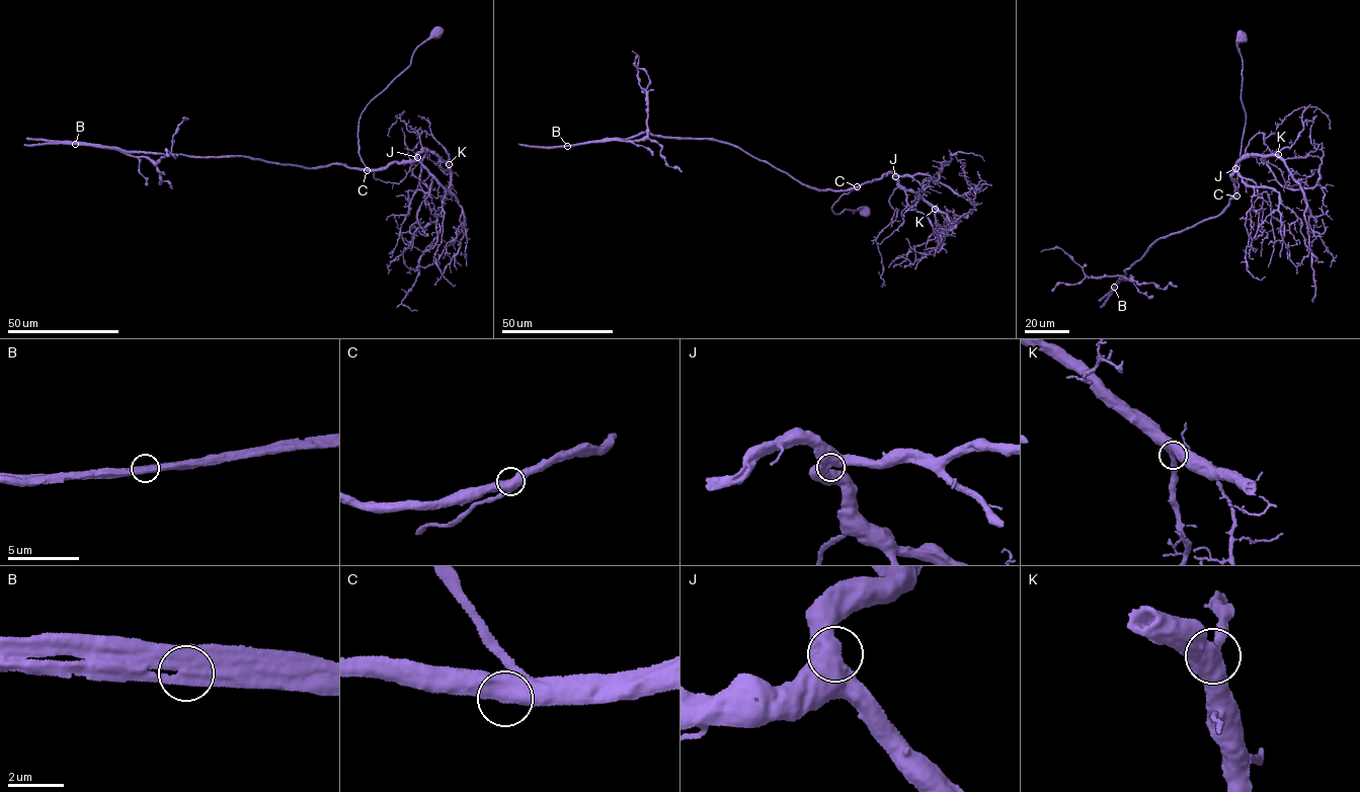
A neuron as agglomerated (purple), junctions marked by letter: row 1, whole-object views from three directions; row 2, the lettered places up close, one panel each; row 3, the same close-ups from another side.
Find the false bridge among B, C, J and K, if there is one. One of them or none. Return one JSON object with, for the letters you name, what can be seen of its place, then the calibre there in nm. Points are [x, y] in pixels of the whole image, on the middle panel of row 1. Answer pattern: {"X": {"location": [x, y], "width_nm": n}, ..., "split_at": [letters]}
{"B": {"location": [567, 146], "width_nm": 600}, "split_at": ["B"]}

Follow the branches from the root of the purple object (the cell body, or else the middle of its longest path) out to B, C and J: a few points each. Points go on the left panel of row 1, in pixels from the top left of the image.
B: (436, 32), (361, 115), (358, 155), (366, 169), (75, 144)
C: (436, 32), (417, 48), (410, 64), (369, 103), (361, 115), (358, 155), (367, 170)
J: (436, 32), (417, 48), (410, 64), (369, 103), (358, 121), (358, 155), (366, 167), (384, 168), (417, 157)

